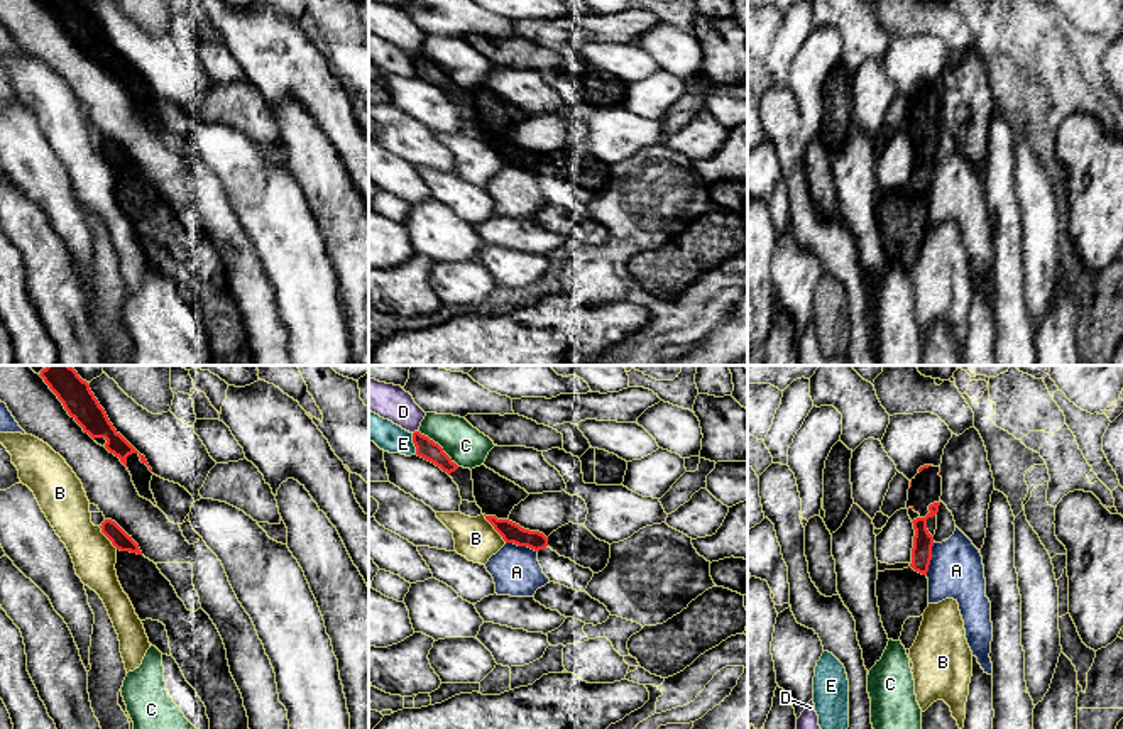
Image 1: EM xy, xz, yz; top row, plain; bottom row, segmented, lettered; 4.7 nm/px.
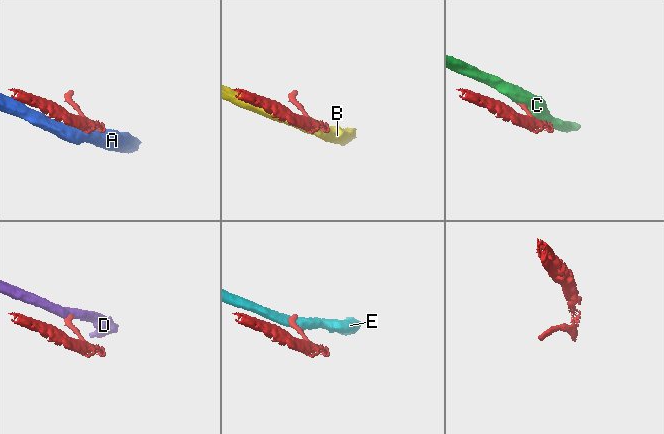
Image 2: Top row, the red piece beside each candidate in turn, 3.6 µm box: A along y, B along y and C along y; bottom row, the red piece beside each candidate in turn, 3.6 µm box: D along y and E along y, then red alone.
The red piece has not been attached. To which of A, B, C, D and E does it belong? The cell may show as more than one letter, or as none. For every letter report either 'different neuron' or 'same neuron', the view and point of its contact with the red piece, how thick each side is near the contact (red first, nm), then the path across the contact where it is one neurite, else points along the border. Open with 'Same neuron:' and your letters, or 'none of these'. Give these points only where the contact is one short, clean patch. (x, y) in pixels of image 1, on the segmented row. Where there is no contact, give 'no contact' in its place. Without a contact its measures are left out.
Same neuron: none of these
A: different neuron; contact yz (931, 559); calibres 100 and 260 nm; border yz (934, 542), (925, 574)
B: different neuron; contact xz (494, 528); calibres 100 and 200 nm; border xz (482, 515), (506, 542)
C: different neuron; contact xz (438, 445); calibres 100 and 190 nm; border xz (418, 430), (432, 438), (459, 465)
D: different neuron; contact xz (415, 432); calibres 100 and 170 nm; border xz (416, 430), (413, 433)
E: different neuron; contact xz (413, 442); calibres 100 and 140 nm; border xz (411, 433), (416, 454)

